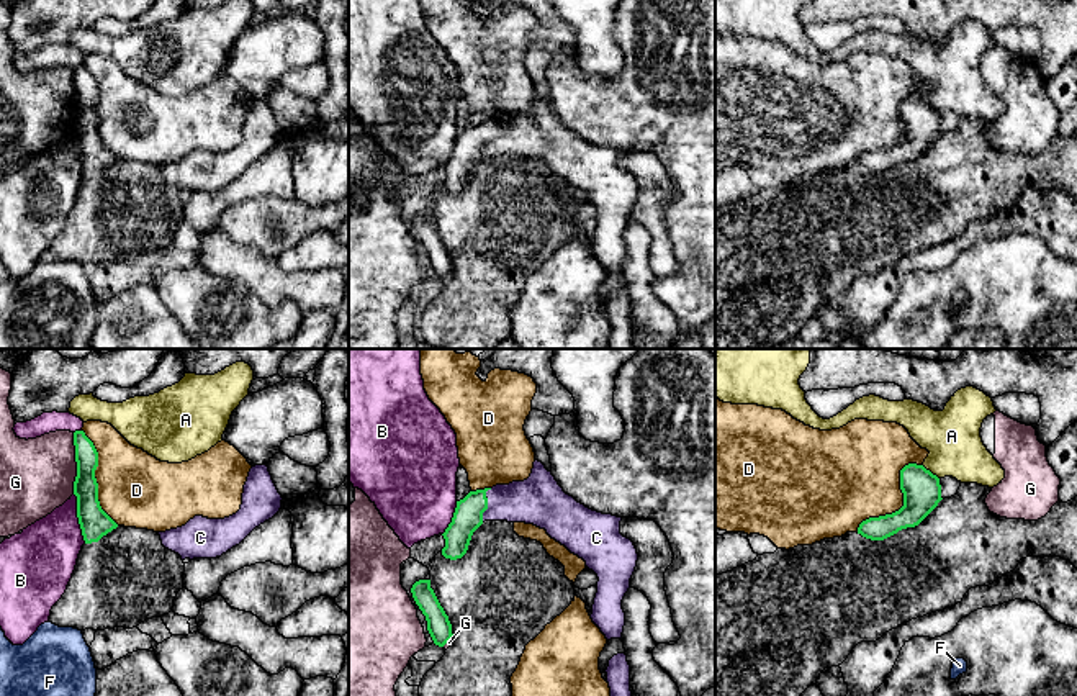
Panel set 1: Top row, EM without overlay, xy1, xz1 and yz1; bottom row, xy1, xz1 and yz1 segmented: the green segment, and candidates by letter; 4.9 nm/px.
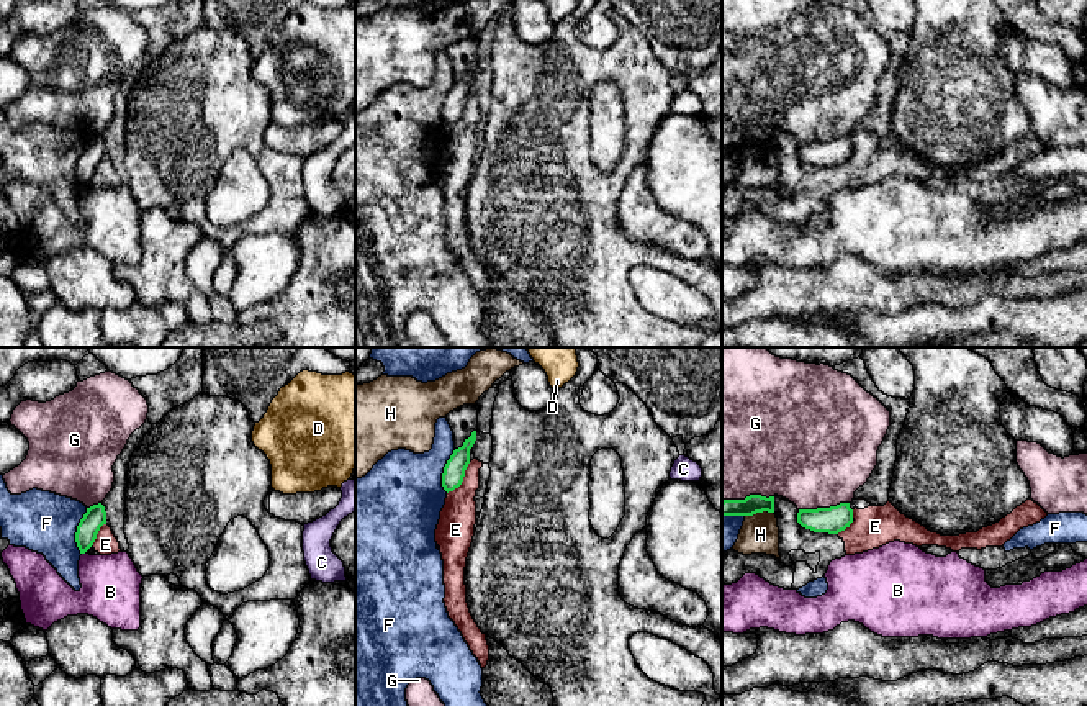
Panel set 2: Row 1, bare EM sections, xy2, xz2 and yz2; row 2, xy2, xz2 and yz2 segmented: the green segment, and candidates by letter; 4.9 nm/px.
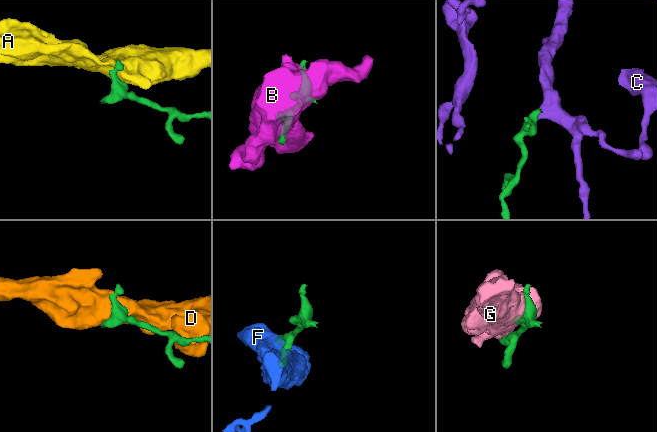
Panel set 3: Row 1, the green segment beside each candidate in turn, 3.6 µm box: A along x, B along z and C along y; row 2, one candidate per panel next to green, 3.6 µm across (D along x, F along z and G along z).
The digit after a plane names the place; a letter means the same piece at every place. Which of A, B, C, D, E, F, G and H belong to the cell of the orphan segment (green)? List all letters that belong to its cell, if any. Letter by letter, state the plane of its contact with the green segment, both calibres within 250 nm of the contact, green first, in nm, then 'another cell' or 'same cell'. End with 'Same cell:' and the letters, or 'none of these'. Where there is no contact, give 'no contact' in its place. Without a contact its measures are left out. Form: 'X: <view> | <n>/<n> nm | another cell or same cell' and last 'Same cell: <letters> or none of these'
A: yz1 | 190/280 nm | another cell
B: xy1 | 150/320 nm | another cell
C: xz1 | 140/240 nm | same cell
D: yz1 | 190/400 nm | another cell
E: xz2 | 110/190 nm | another cell
F: xy2 | 110/300 nm | another cell
G: xy1 | 130/360 nm | another cell
H: yz2 | 100/190 nm | another cell
Same cell: C

